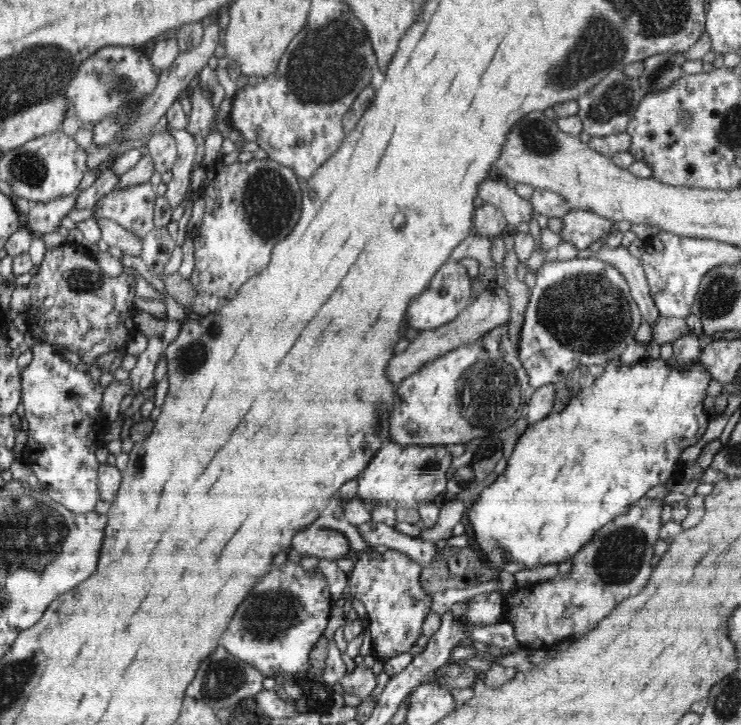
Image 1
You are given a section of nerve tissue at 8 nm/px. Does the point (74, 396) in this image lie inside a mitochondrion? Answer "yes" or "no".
yes

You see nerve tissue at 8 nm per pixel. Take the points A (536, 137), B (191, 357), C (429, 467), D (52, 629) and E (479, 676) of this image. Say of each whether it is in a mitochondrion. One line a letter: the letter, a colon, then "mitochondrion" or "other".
A: mitochondrion
B: mitochondrion
C: mitochondrion
D: mitochondrion
E: other

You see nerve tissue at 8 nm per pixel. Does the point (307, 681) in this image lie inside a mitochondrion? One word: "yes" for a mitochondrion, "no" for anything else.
no

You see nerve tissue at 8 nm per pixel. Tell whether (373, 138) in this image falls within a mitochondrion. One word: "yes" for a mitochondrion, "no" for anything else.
no

